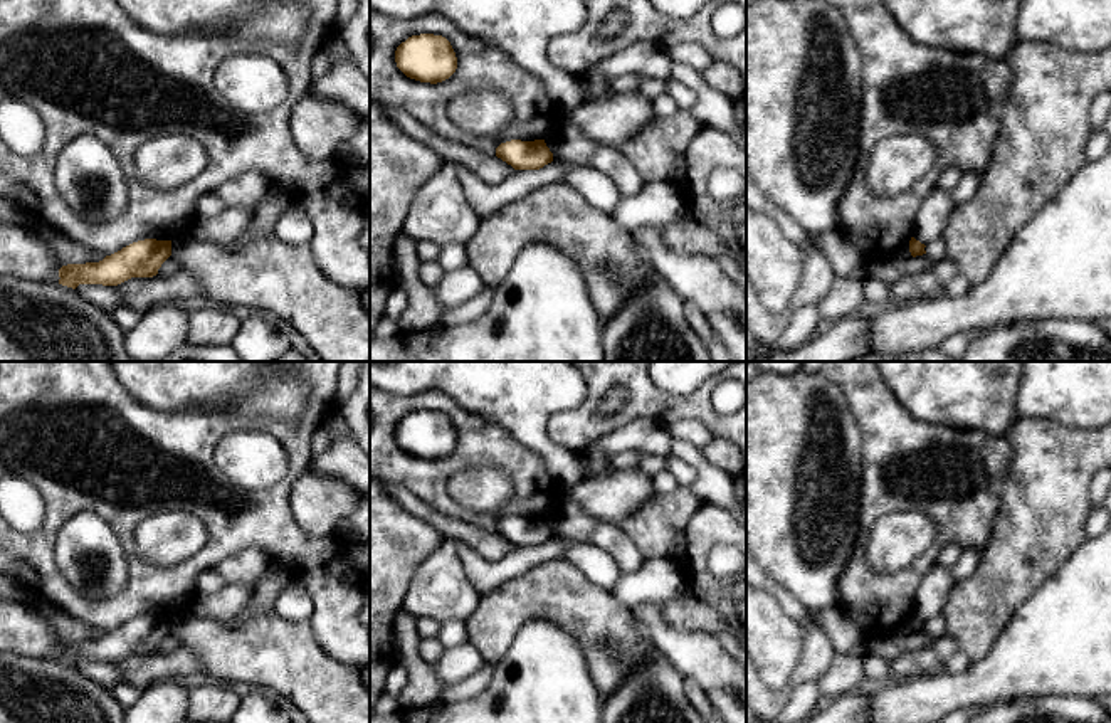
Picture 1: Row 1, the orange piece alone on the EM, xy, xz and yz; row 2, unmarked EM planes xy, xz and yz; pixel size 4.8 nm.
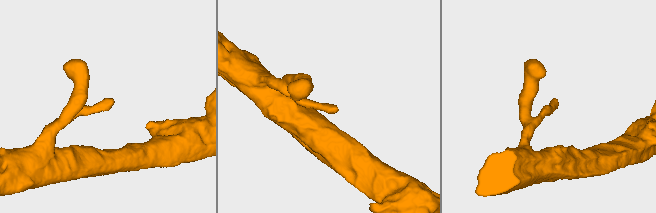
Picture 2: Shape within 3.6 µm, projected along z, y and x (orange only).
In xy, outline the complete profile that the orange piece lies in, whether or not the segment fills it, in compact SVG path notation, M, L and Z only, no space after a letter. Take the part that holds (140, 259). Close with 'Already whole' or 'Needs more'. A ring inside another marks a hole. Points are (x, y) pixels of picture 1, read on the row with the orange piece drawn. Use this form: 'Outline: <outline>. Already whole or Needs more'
Outline: M138 240L99 262L62 266L59 284L76 289L79 284L118 286L131 277L153 277L170 256L171 240Z. Already whole

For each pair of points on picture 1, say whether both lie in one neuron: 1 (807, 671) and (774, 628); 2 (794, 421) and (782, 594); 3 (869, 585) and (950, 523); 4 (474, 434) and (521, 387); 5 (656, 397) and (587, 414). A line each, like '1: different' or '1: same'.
1: different
2: different
3: same
4: different
5: same

